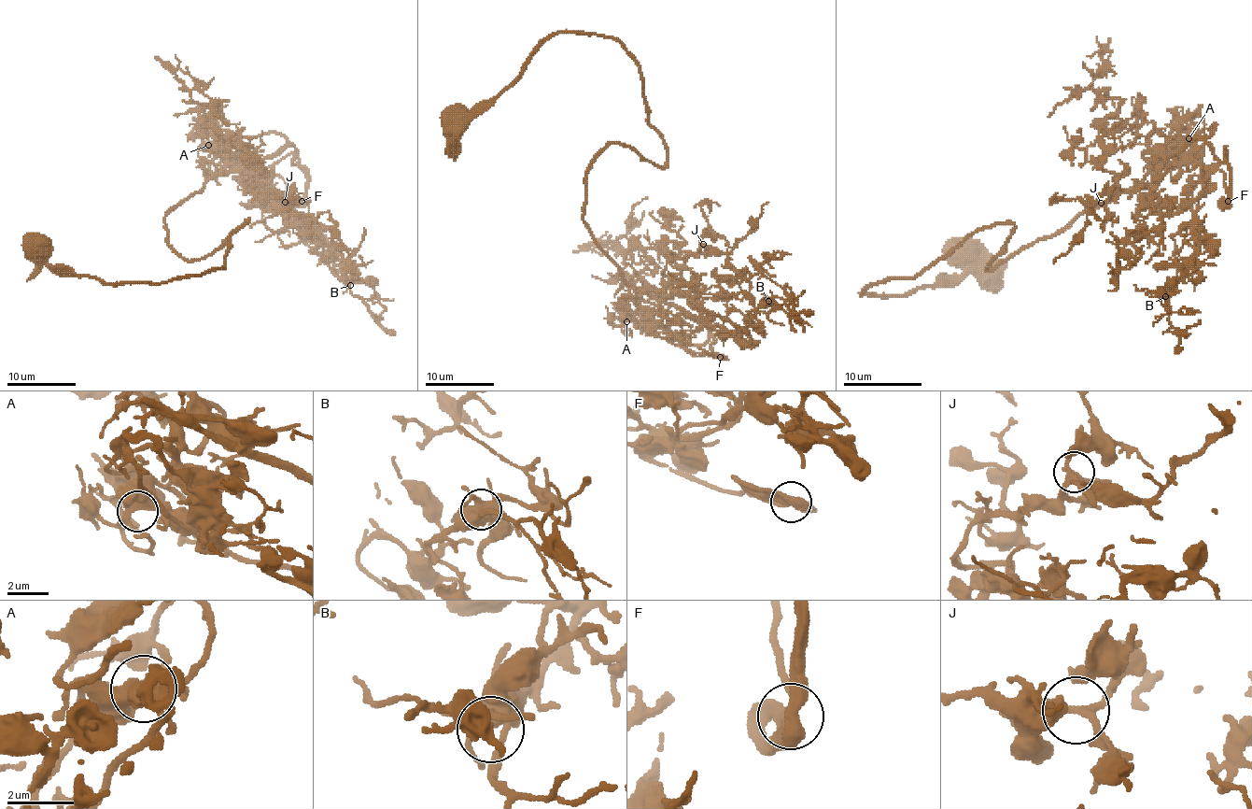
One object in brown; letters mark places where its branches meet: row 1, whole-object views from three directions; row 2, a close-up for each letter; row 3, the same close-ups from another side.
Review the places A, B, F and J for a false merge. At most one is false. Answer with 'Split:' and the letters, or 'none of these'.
Split: none of these

